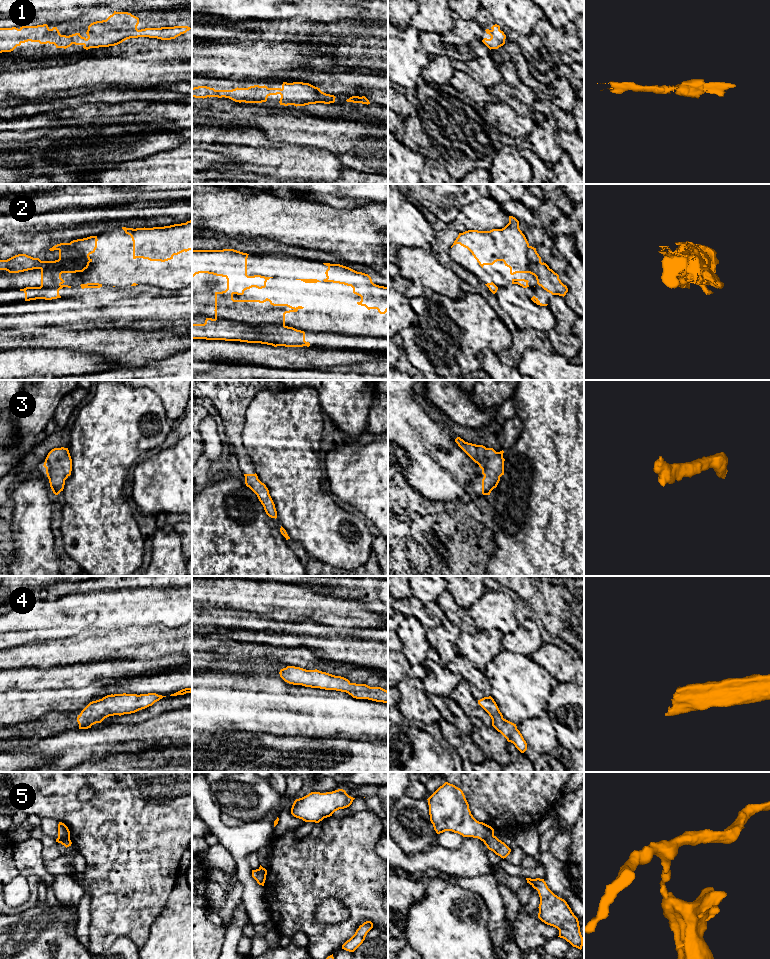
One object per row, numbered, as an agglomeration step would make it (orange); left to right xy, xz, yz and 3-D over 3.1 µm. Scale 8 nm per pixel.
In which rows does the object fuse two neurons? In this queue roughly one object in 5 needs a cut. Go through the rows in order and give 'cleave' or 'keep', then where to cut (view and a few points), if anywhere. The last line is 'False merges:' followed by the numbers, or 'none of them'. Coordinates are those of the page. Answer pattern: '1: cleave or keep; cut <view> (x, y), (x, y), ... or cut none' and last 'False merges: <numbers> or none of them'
1: keep; cut none
2: cleave; cut xz (215, 318), (253, 325), (284, 325)
3: keep; cut none
4: keep; cut none
5: cleave; cut xy (58, 837), (62, 839), (69, 838)
False merges: 2, 5

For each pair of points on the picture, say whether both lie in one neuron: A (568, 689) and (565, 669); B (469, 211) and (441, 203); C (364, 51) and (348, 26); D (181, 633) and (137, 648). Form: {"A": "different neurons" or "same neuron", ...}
{"A": "different neurons", "B": "different neurons", "C": "different neurons", "D": "same neuron"}

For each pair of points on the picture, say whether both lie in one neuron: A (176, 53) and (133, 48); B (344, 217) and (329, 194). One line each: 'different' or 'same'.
A: same
B: different

